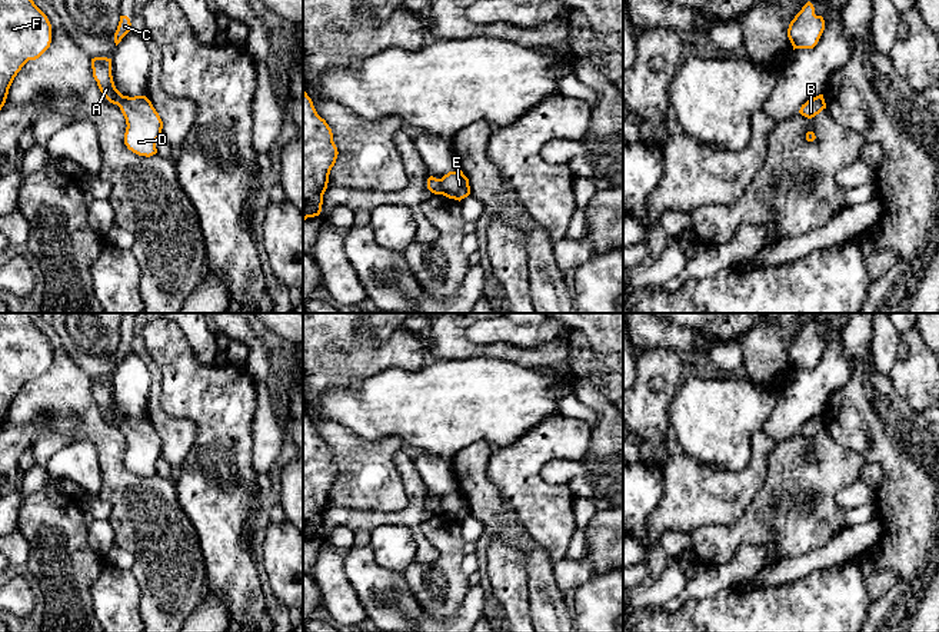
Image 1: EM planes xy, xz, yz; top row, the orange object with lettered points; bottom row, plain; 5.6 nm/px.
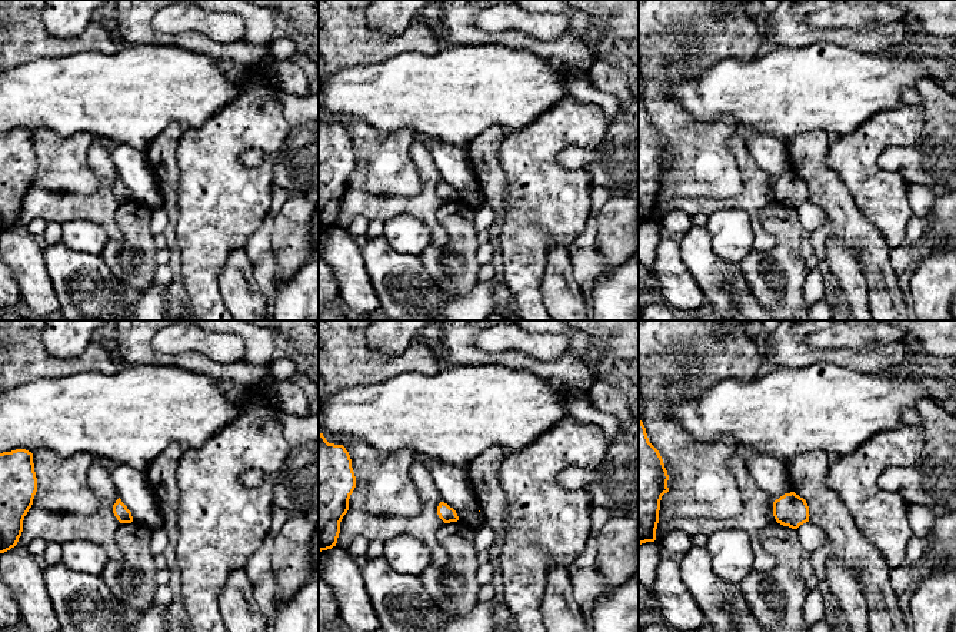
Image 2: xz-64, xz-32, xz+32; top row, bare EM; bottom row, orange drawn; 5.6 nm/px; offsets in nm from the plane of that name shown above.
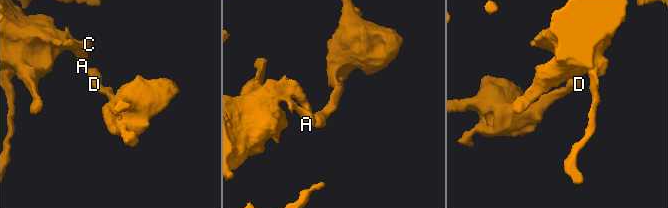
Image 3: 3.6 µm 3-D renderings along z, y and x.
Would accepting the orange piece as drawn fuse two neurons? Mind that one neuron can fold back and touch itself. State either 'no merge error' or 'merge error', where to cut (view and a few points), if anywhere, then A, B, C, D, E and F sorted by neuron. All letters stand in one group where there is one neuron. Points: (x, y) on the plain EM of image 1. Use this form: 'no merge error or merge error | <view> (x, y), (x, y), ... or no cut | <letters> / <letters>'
merge error | xz (438, 499), (440, 514) | A C F / B D E

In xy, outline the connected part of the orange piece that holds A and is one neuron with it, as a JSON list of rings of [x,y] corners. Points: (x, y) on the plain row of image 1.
[[[94,377],[91,379],[93,398],[103,416],[113,425],[119,425],[123,415],[116,409],[111,396],[111,379]]]

